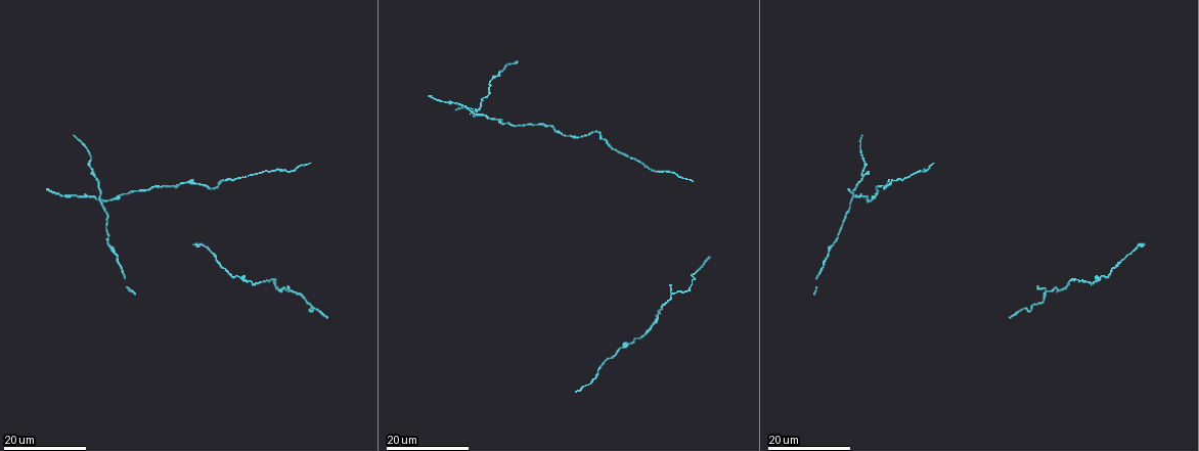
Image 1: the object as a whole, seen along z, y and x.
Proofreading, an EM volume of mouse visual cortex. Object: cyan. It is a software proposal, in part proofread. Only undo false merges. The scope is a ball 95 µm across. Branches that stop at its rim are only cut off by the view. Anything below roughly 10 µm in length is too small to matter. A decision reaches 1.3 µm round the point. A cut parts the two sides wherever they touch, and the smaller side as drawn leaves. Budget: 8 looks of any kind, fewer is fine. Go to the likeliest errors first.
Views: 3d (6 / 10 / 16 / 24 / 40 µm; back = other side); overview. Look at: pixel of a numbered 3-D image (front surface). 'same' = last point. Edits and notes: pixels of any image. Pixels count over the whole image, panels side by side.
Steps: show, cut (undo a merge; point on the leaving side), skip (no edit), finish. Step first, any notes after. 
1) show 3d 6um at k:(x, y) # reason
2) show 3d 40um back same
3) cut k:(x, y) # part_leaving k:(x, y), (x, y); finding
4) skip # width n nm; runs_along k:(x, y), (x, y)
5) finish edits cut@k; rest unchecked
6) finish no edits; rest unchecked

show 3d 24um at 1:(670, 294)

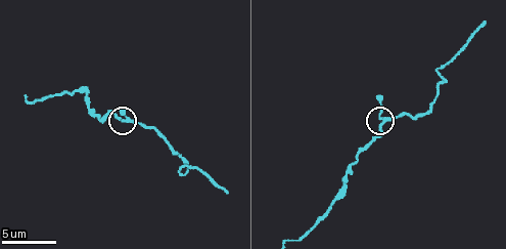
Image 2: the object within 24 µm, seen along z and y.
show 3d 10um at 2:(385, 119)

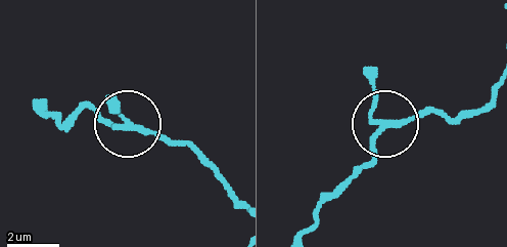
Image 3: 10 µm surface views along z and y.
skip # width 210 nm; one cell here

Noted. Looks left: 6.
show 3d 16um at 1:(111, 197) # calibre changes

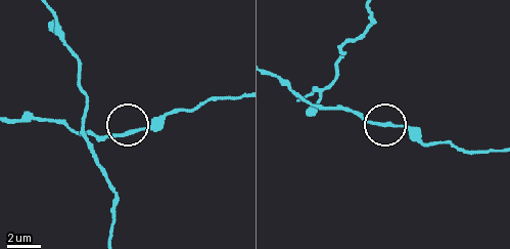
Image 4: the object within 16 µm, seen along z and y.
show 3d 10um at 4:(137, 129)

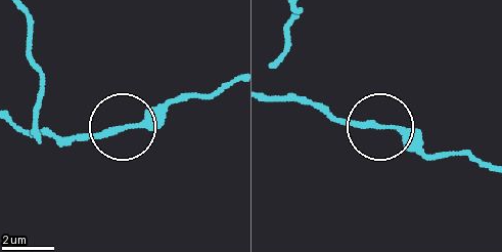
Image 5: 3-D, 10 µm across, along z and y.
skip # width 200 nm; runs_along 5:(488, 168), (299, 101); continuous, no second cell

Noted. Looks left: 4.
show 3d 24um at 1:(566, 137) # calibre changes

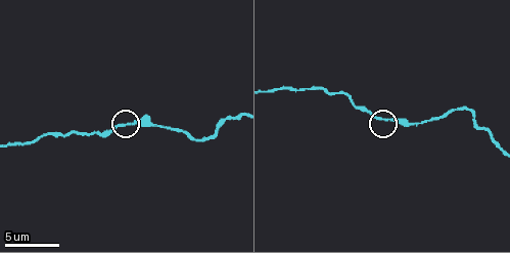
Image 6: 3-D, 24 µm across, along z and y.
show 3d 6um at 6:(386, 120)

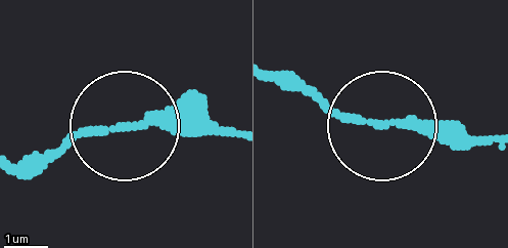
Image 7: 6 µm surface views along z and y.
skip # runs_along 7:(230, 136), (98, 126), (25, 159); continuous, no second cell

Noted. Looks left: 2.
finish no edits; rest unchecked

